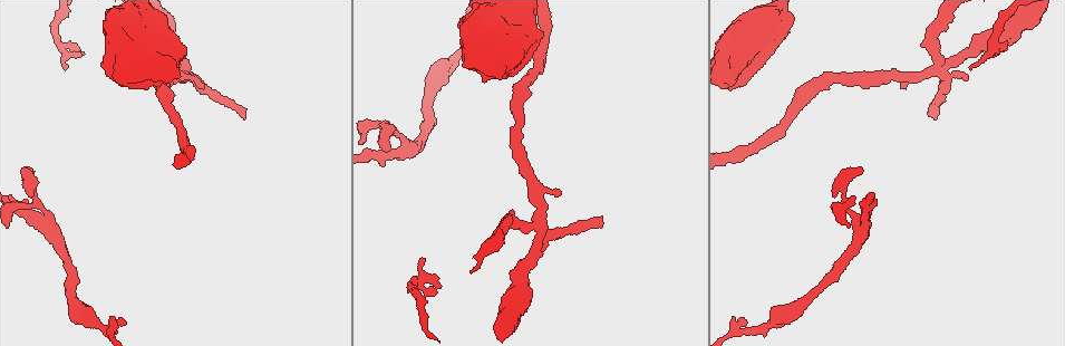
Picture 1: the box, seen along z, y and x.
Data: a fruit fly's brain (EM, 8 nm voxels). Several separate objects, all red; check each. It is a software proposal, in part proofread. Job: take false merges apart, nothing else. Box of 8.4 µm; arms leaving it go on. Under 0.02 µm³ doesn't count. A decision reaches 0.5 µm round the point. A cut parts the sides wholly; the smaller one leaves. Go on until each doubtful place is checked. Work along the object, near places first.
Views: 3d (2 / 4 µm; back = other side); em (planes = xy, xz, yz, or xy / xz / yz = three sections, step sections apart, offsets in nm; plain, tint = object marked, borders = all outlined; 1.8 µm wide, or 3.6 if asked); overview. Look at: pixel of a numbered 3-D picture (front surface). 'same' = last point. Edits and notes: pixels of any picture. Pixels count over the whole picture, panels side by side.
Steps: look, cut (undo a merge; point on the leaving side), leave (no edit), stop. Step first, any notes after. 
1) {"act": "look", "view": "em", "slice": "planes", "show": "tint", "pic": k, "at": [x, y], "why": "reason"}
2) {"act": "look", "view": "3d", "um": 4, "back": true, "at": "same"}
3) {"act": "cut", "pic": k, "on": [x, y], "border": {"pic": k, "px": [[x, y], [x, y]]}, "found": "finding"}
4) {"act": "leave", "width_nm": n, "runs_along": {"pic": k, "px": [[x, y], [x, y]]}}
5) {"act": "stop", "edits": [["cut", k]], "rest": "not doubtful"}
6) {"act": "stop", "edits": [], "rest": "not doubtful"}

{"act": "look", "view": "3d", "um": 4, "pic": 1, "at": [20, 203], "why": "sharp bend"}

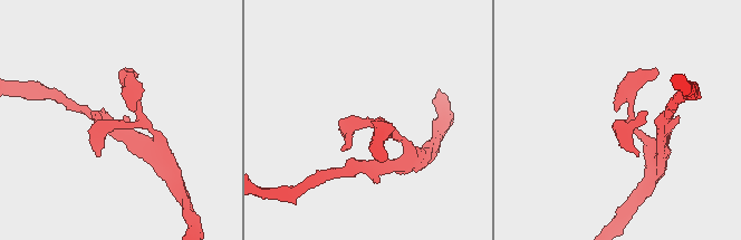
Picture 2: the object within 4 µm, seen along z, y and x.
{"act": "look", "view": "em", "slice": "planes", "show": "tint", "pic": 2, "at": [117, 121], "arm_widths_nm": [170, 240]}

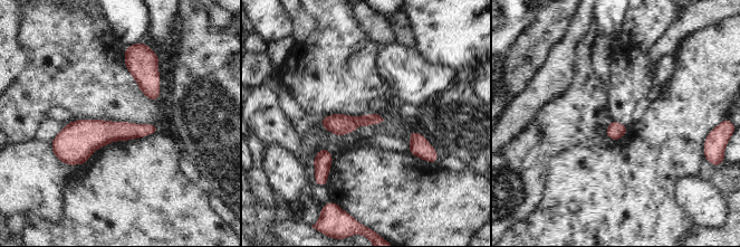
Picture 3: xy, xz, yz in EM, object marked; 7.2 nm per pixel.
{"act": "leave", "width_nm": 130, "runs_along": {"pic": 3, "px": [[156, 129], [106, 131], [54, 145]]}, "found": "continuous, no second neuron"}

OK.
{"act": "look", "view": "3d", "um": 2, "pic": 1, "at": [863, 224], "why": "thick turns thin"}

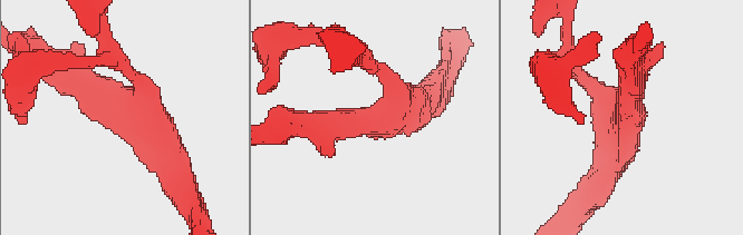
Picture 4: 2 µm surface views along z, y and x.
{"act": "look", "view": "em", "slice": "planes", "show": "tint", "pic": 4, "at": [391, 113]}

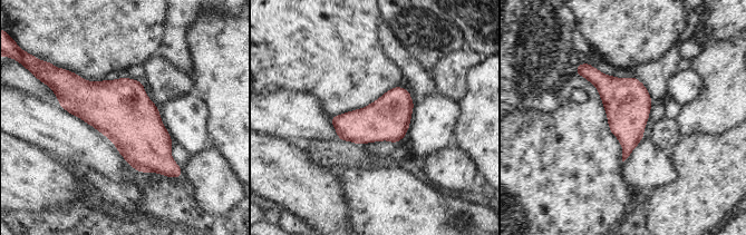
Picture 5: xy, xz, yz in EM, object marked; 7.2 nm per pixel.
{"act": "leave", "width_nm": 320, "found": "all the same neuron"}

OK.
{"act": "look", "view": "3d", "um": 2, "pic": 1, "at": [939, 69], "why": "four arms meet"}

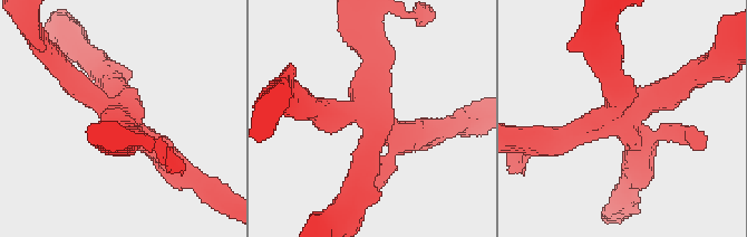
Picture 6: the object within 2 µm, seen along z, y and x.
{"act": "look", "view": "em", "slice": "planes", "show": "tint", "pic": 6, "at": [375, 123], "why": "shape alone is not enough"}

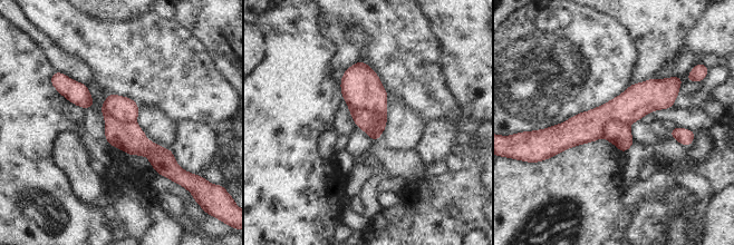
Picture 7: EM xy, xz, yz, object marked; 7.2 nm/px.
{"act": "cut", "pic": 7, "on": [361, 120], "part_leaving": {"pic": 7, "px": [[107, 118], [170, 165]]}, "found": "a second neuron is stuck on"}

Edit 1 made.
{"act": "stop", "edits": [["cut", 7]], "rest": "not doubtful"}

